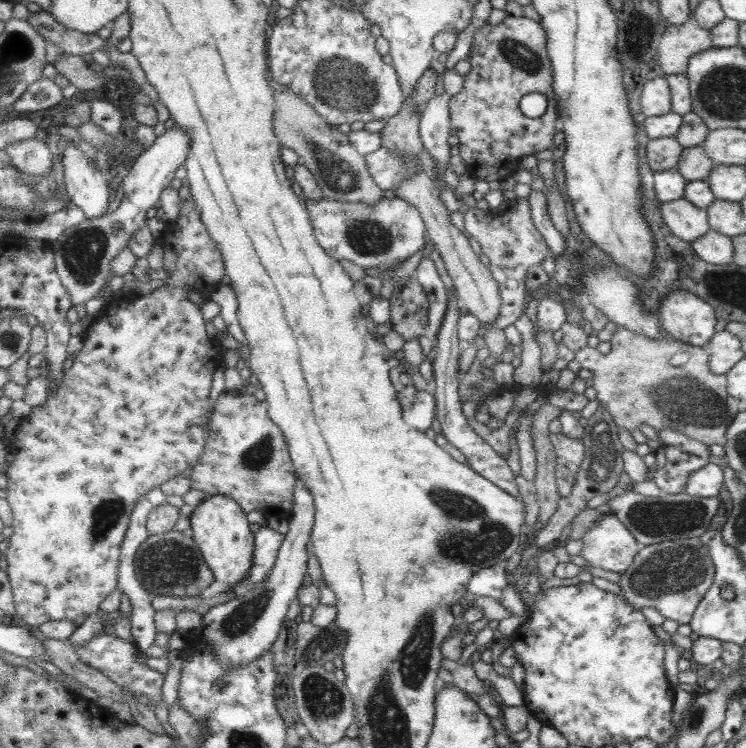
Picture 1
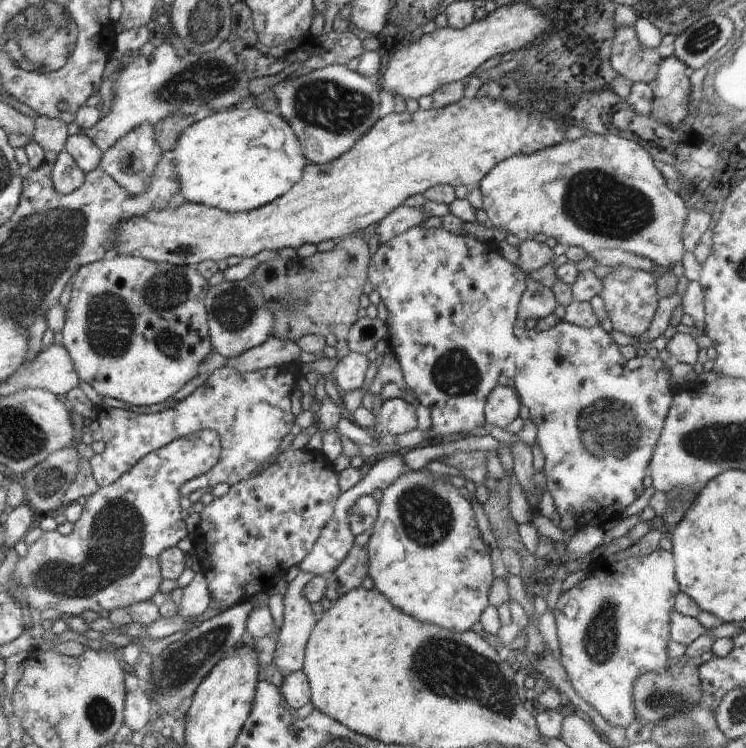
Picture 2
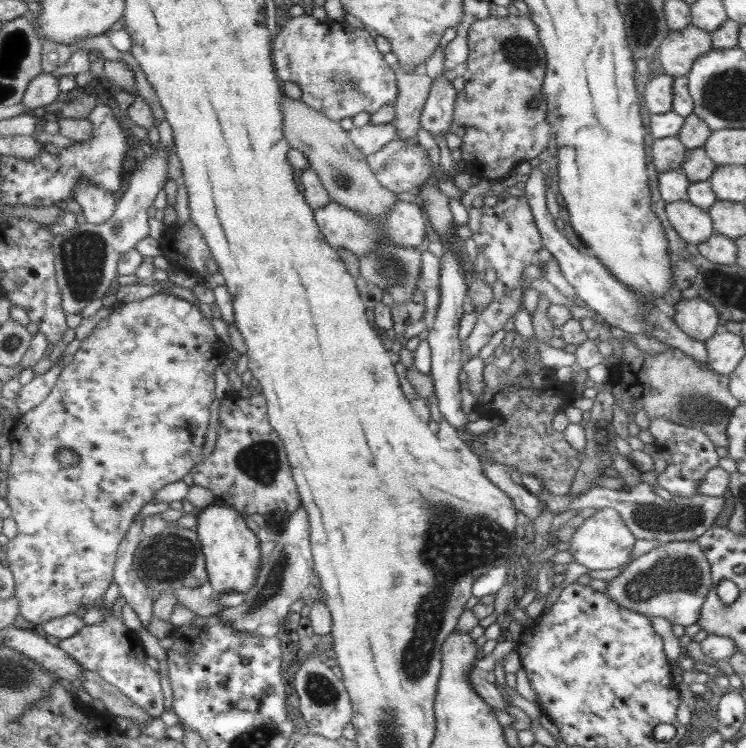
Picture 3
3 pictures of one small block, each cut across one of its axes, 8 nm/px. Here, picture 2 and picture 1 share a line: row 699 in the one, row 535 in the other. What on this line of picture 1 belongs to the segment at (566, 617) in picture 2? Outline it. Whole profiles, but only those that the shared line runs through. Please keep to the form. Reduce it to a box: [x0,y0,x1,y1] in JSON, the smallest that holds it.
[580,512,640,573]

